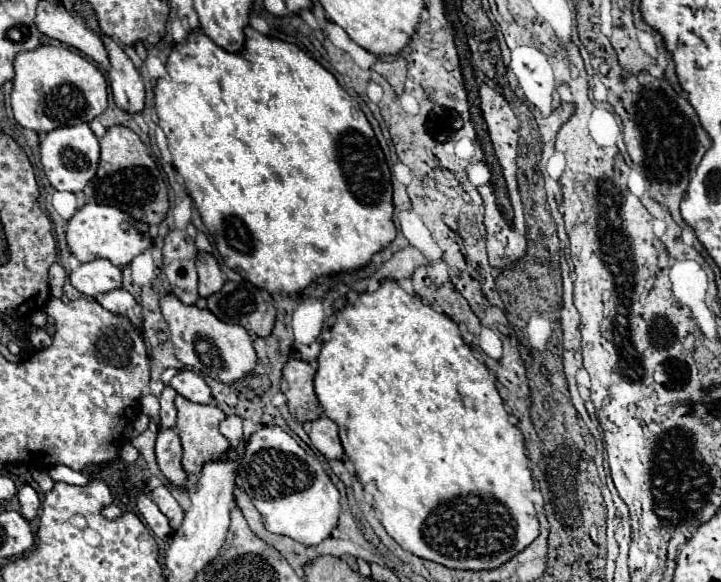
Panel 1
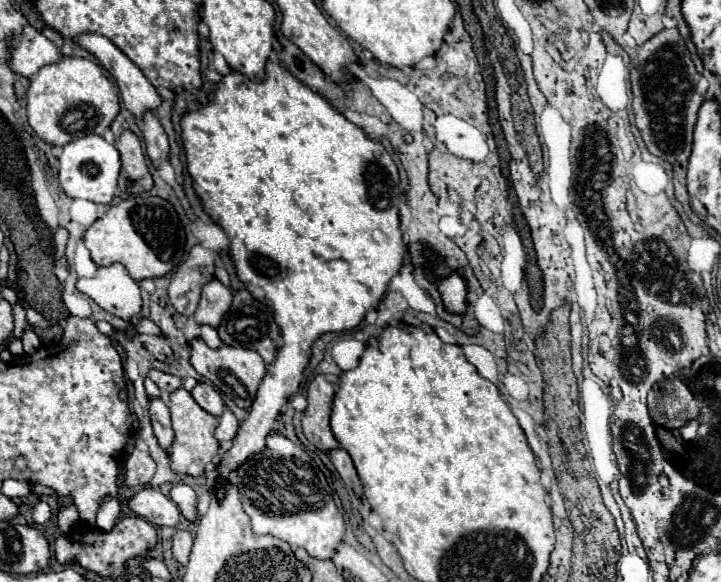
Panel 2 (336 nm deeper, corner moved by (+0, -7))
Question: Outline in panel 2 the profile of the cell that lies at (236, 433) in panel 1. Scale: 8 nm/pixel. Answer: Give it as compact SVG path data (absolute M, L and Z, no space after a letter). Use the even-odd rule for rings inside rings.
M226 408L224 414L220 416L220 424L218 424L218 428L216 428L216 438L218 438L220 442L228 442L228 440L234 438L236 430L238 430L238 420L236 420L236 416Z

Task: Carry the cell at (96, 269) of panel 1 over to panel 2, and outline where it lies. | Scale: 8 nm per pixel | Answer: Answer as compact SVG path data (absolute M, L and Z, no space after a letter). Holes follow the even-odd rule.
M122 264L98 268L96 276L92 278L78 278L76 288L92 298L100 308L122 320L134 318L142 308L140 288L128 276Z

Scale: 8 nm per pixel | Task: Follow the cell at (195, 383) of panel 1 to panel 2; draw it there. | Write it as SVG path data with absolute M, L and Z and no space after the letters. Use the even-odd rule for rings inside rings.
M198 382L194 388L192 388L192 398L196 400L196 404L200 408L204 408L206 412L210 412L212 416L220 416L222 410L224 410L224 402L222 402L222 396L210 386L210 384L204 384L204 382Z

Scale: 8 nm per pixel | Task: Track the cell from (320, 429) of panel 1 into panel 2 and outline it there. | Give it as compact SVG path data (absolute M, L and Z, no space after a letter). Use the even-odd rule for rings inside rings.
M334 448L334 450L328 452L328 458L332 460L334 468L338 470L338 474L342 476L346 486L350 486L358 496L362 496L362 484L358 480L358 474L356 474L356 468L352 464L350 454L344 448Z

